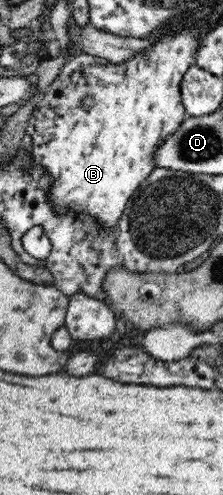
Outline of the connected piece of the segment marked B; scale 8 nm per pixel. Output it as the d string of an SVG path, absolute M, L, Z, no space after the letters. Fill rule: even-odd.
M191 17L183 22L182 30L164 36L122 64L94 55L69 57L60 74L50 80L49 88L39 97L25 129L32 138L31 162L35 168L43 168L53 180L47 192L47 201L58 216L69 210L70 221L76 222L85 214L91 216L98 228L117 226L132 194L156 168L156 150L172 132L178 130L186 116L181 99L181 82L184 73L196 65L199 30L204 23L200 17ZM88 98L93 98L94 105L86 105Z

